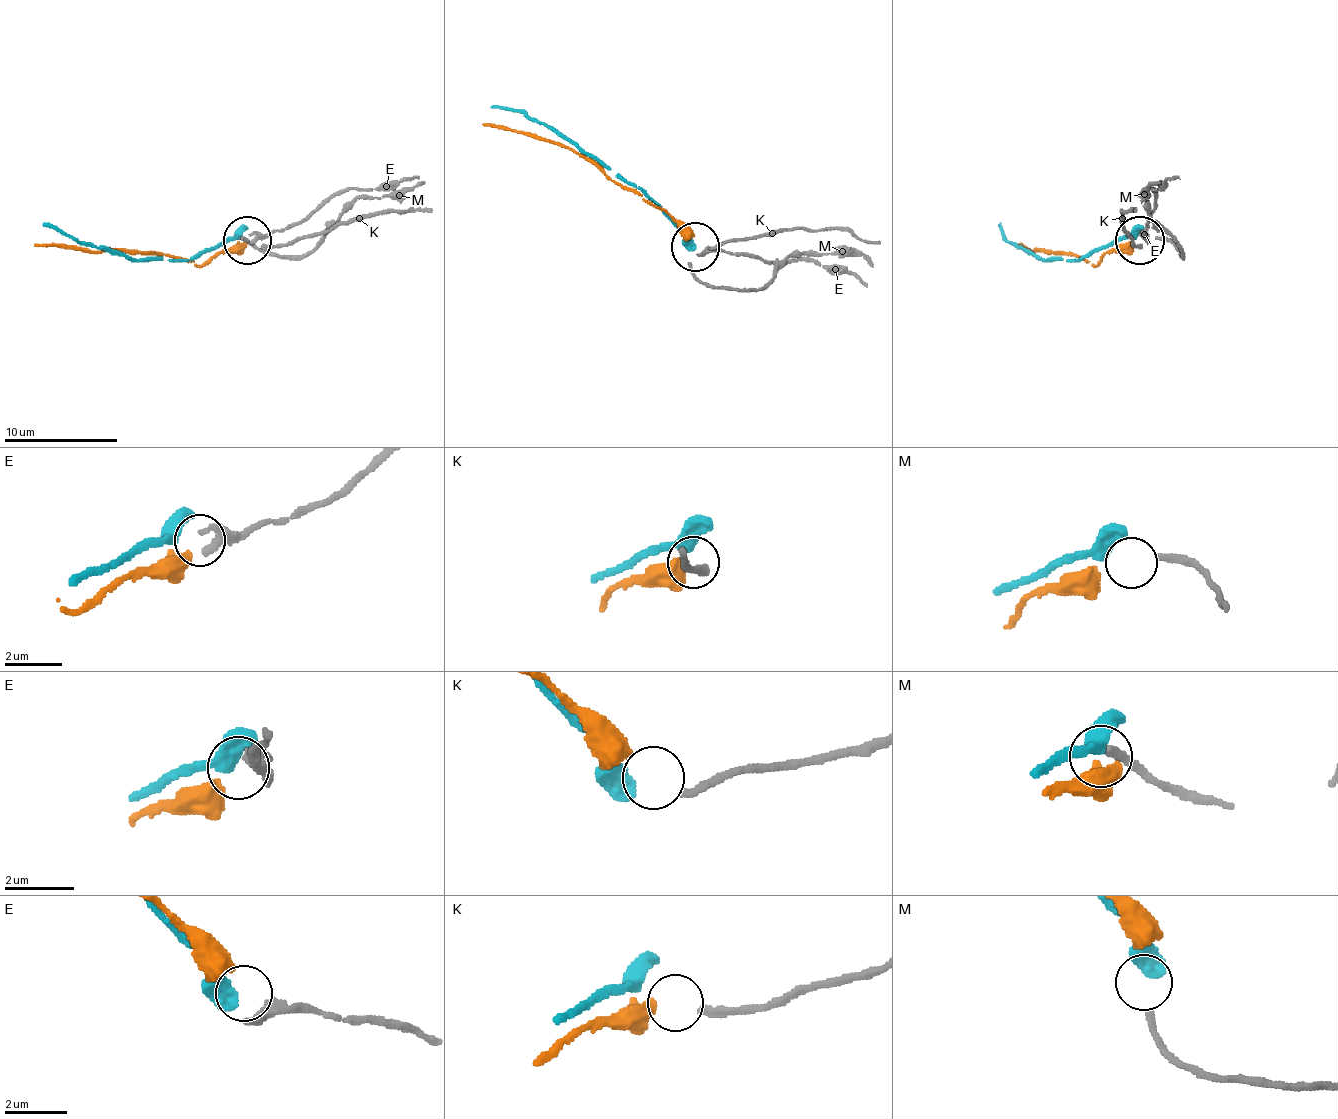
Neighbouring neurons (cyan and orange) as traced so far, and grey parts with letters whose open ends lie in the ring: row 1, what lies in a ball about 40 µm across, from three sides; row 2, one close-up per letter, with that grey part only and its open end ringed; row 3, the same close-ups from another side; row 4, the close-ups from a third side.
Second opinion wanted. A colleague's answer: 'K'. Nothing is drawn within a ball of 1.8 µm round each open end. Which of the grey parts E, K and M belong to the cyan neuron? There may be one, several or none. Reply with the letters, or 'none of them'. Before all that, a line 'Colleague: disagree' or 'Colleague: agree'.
Colleague: disagree
M

